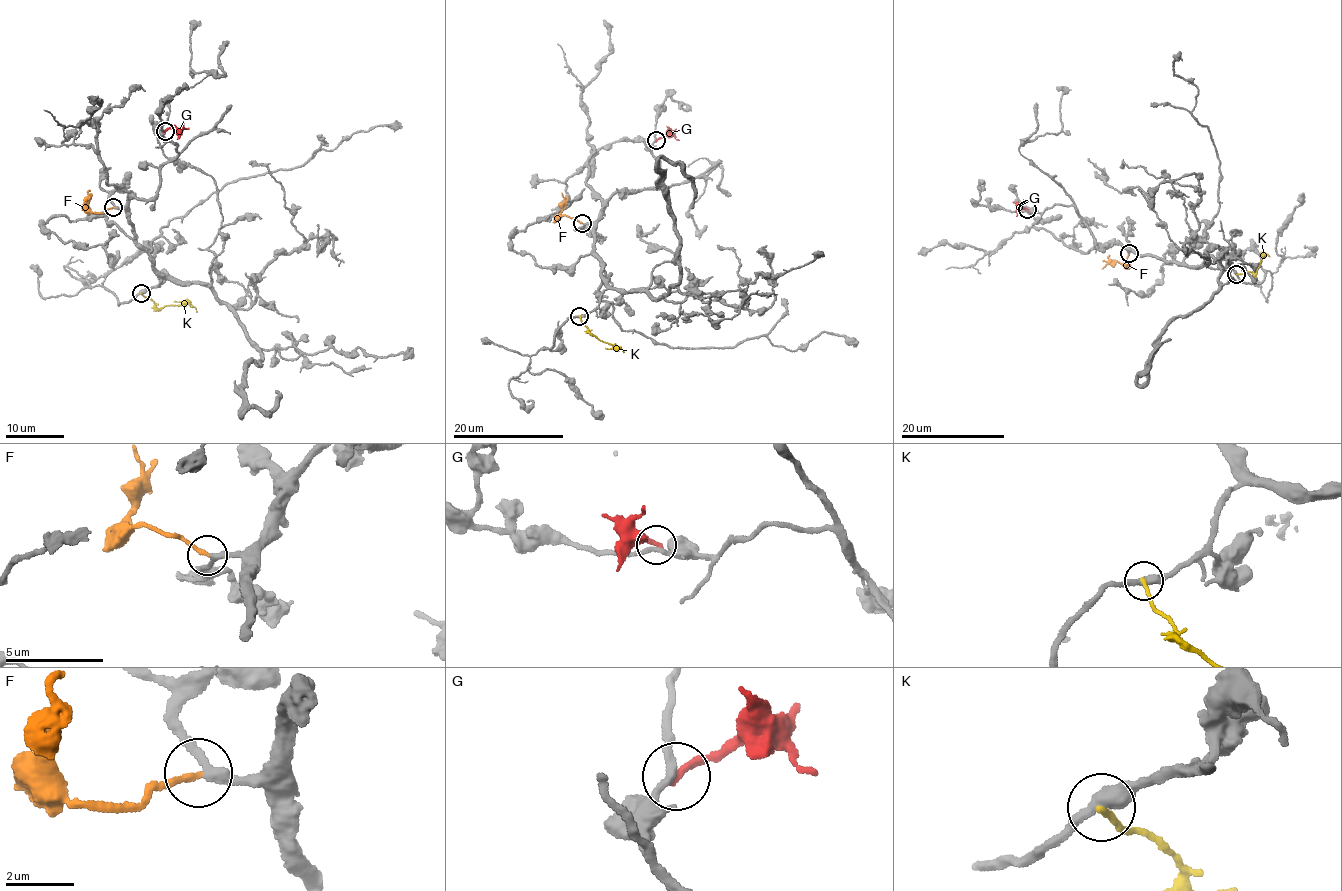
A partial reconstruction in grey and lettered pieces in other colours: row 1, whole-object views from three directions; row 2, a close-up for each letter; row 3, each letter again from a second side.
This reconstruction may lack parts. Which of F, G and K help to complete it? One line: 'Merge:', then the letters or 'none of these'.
Merge: F

